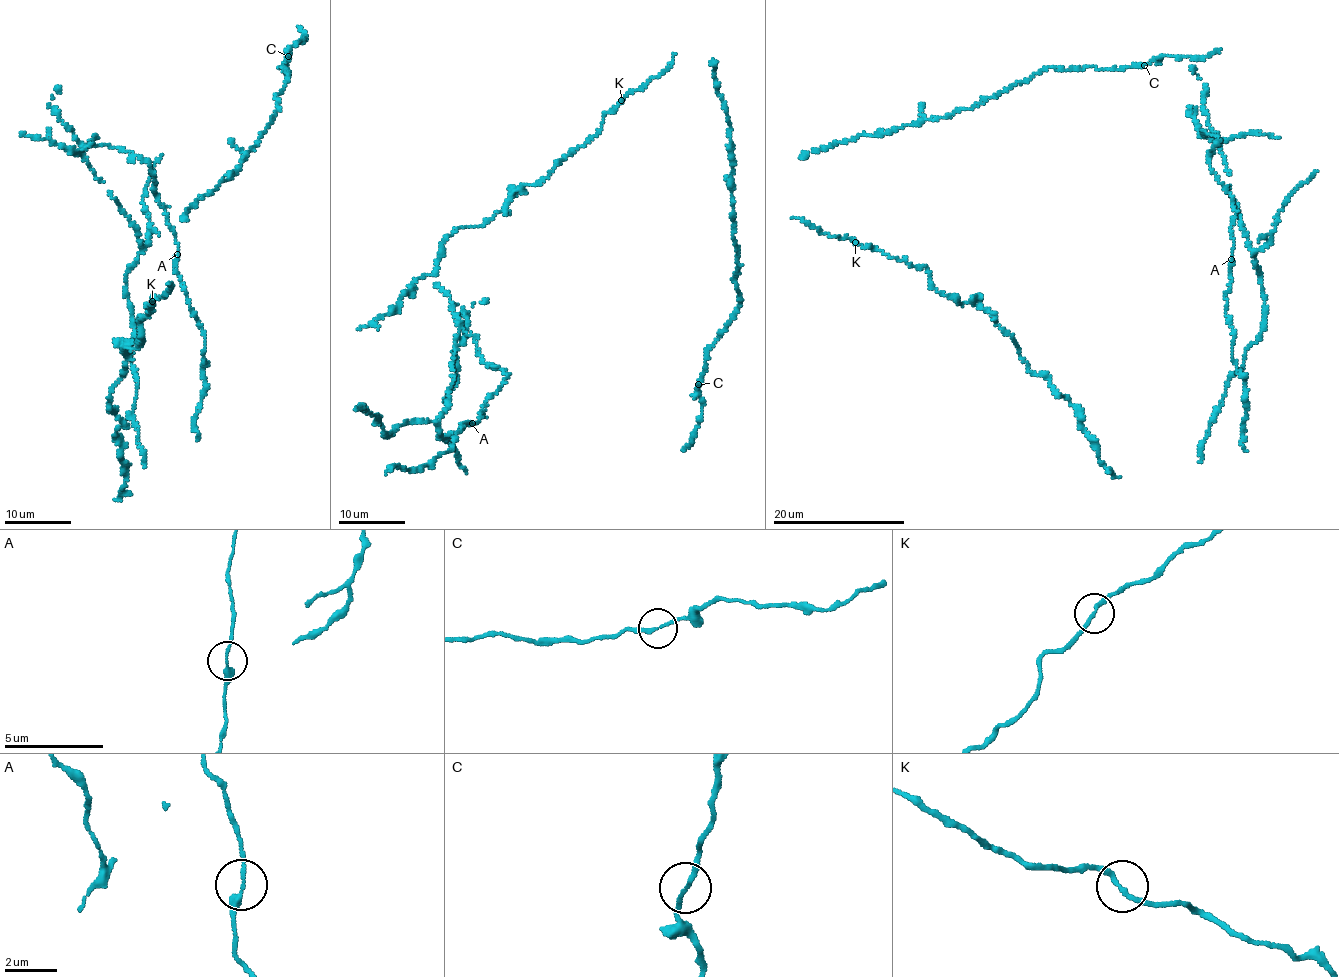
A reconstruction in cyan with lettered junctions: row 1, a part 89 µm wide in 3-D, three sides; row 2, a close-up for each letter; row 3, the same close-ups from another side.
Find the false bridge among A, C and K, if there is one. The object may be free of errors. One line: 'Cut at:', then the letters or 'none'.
Cut at: none

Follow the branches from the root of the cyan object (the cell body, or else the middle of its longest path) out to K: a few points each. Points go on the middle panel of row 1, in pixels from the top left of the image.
K: (407, 293), (435, 272), (449, 235), (481, 225), (524, 185), (542, 181), (598, 132), (621, 100)

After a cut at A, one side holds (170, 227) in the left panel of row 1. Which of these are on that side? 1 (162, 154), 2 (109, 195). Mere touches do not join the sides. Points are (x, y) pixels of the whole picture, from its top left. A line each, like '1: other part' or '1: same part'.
1: other part
2: other part

